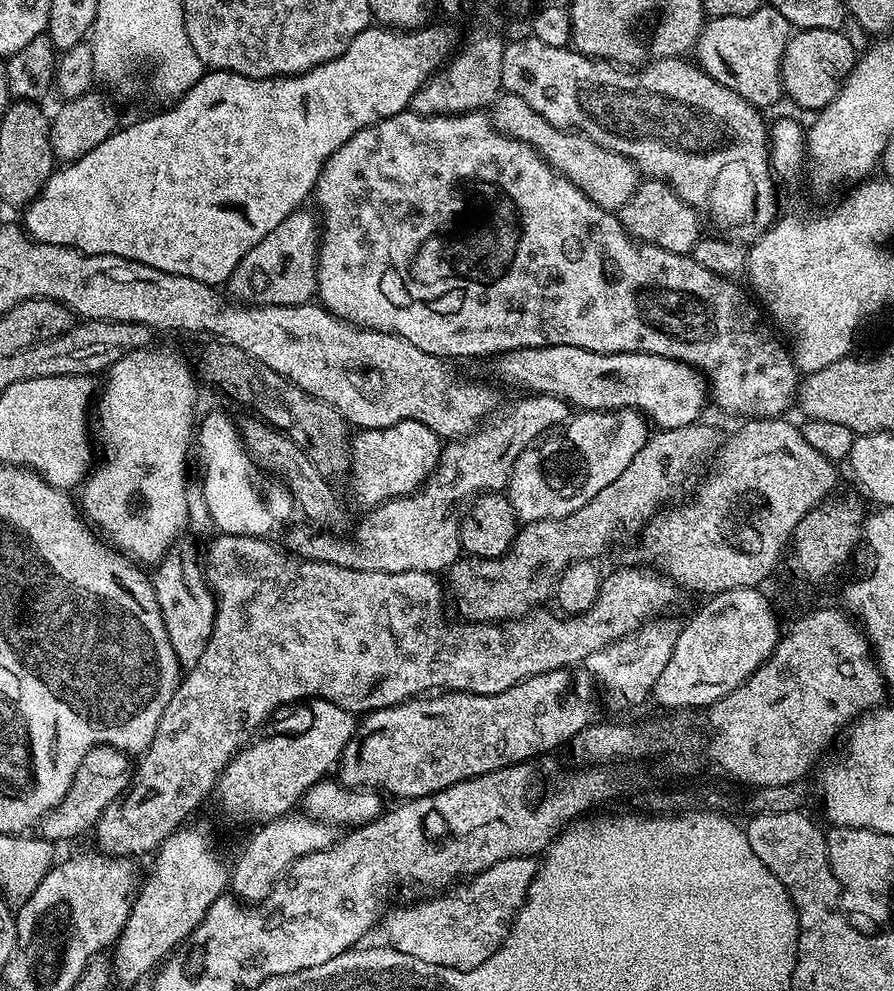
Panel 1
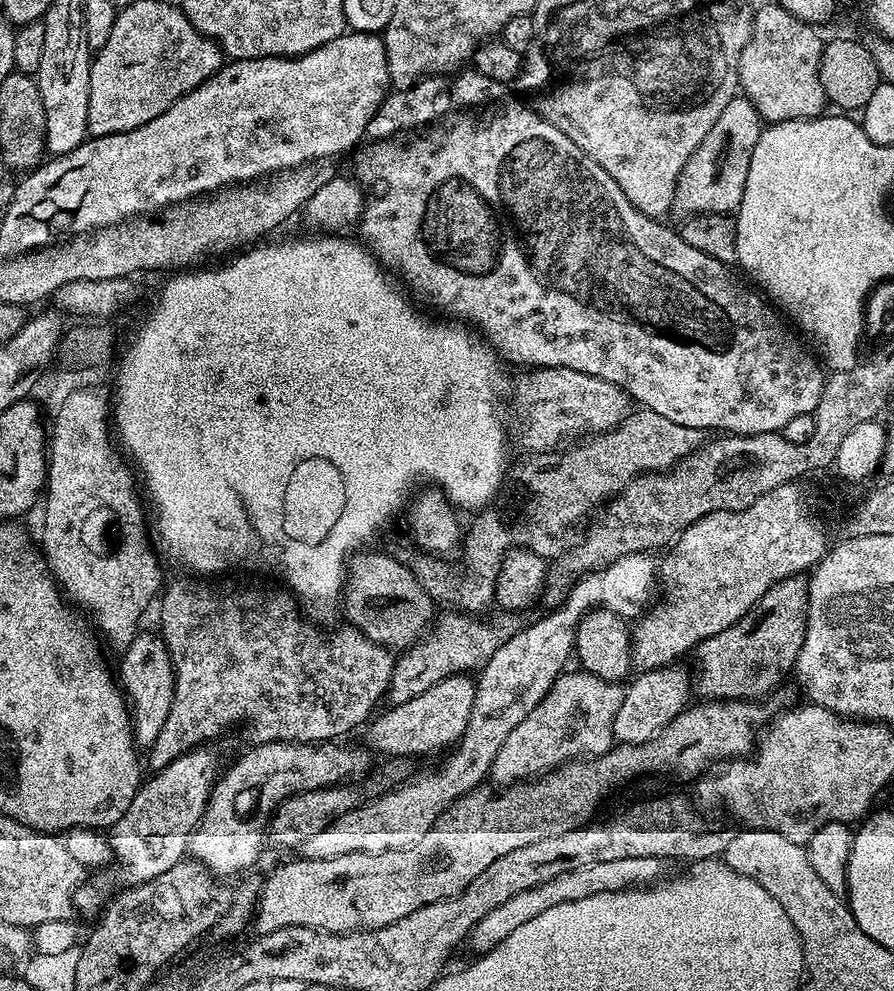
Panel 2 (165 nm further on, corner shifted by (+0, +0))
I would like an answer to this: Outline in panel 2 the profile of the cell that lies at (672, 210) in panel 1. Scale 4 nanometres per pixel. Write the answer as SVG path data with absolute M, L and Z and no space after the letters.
M746 98L732 100L722 110L718 122L710 128L710 134L702 140L702 146L686 162L676 183L676 197L672 212L680 218L698 216L701 212L732 214L742 202L746 190L746 174L750 174L750 158L754 158L754 146L762 131L758 110Z

